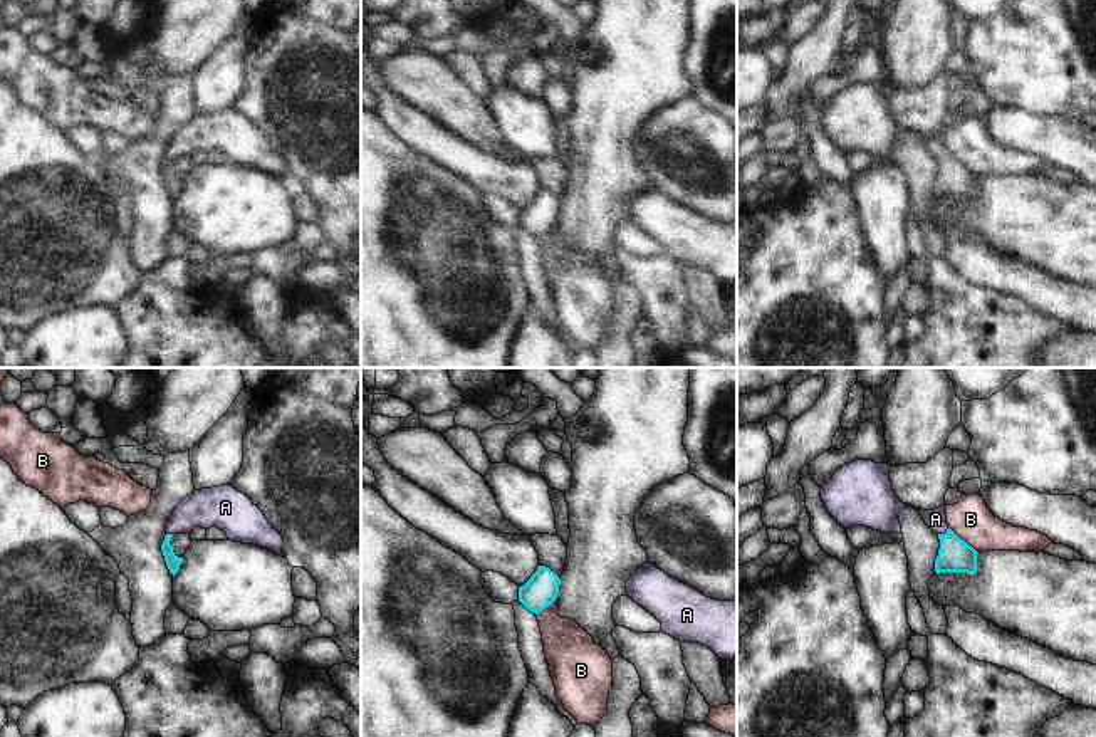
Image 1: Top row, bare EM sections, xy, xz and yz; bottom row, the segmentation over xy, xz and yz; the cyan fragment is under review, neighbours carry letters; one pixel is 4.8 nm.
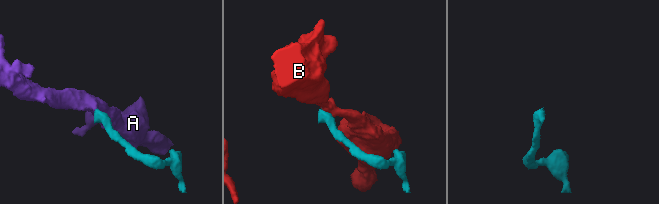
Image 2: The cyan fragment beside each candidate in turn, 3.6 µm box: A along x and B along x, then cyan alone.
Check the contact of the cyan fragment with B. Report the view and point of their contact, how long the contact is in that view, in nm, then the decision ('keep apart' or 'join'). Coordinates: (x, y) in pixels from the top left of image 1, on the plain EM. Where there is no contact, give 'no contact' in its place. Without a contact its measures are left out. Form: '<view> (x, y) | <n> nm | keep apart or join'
yz (962, 163) | 190 nm | keep apart

